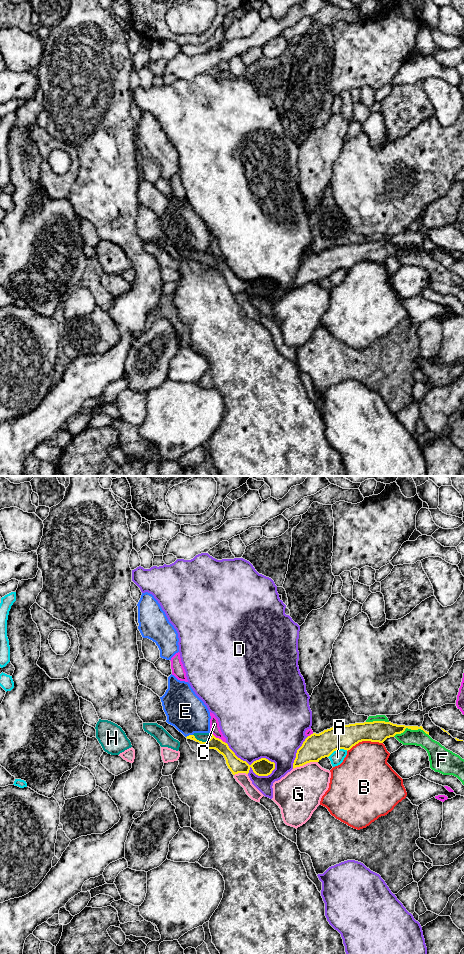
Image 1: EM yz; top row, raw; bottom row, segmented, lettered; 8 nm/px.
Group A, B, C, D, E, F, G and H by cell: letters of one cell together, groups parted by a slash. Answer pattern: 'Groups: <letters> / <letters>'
Groups: A / B / C / D / E / F / G / H

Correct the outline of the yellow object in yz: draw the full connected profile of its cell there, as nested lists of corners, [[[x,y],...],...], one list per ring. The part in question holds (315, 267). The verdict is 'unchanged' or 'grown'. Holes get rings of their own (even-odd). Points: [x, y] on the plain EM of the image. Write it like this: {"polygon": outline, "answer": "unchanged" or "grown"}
{"polygon": [[[385,241],[342,245],[324,250],[319,254],[313,253],[297,270],[293,289],[310,282],[319,282],[339,269],[348,271],[362,261],[383,263],[387,258],[403,253],[406,248],[421,249],[429,255],[429,252],[425,251],[422,246],[397,245]]], "answer": "unchanged"}

